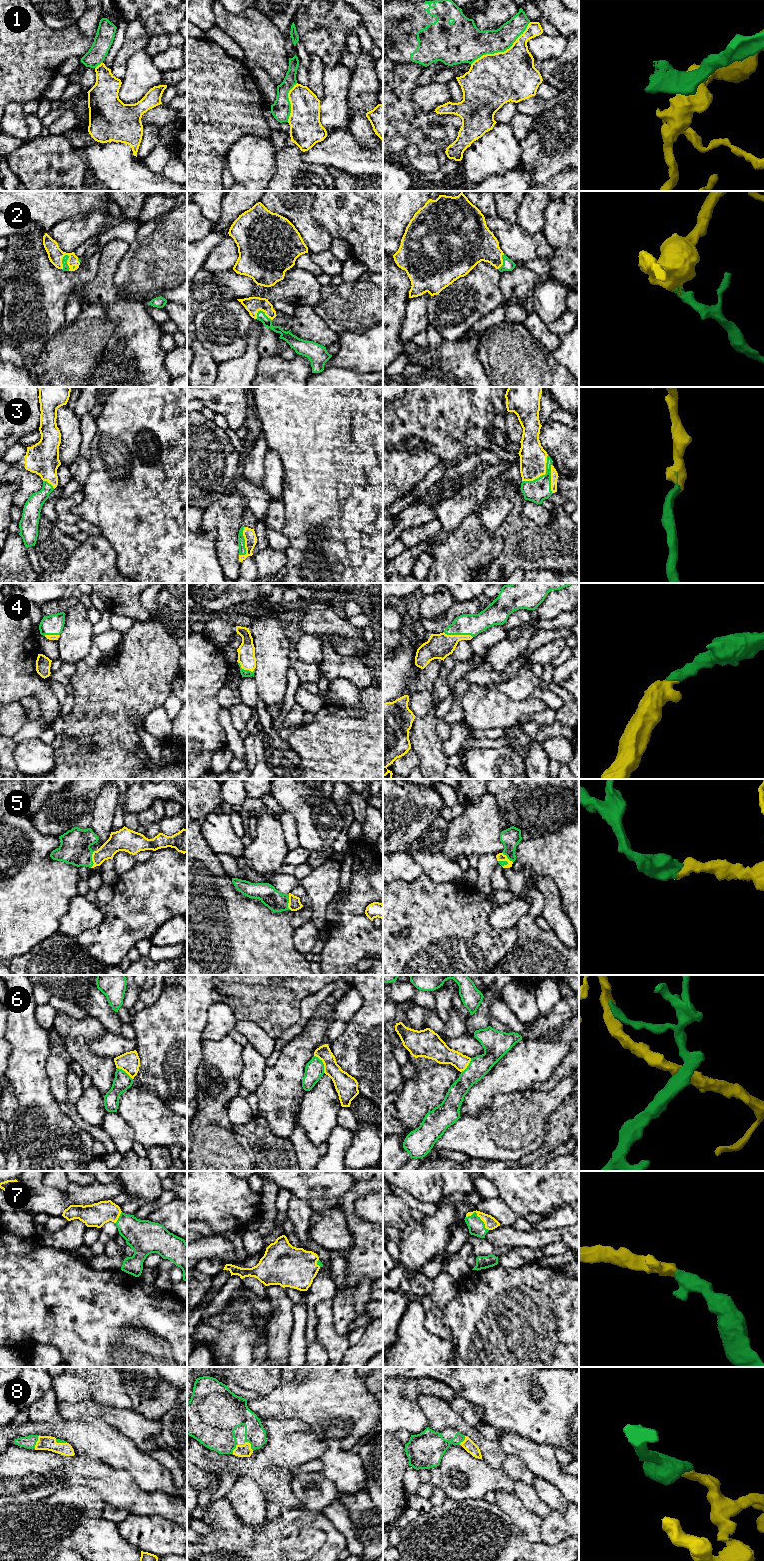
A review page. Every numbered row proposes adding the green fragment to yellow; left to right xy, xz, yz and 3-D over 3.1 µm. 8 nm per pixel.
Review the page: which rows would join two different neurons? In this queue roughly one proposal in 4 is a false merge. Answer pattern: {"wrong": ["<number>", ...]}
{"wrong": ["1", "6"]}

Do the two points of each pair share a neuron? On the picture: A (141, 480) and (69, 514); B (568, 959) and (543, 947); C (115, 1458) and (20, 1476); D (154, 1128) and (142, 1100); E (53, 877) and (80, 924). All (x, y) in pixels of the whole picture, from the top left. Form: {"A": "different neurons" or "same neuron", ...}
{"A": "different neurons", "B": "same neuron", "C": "different neurons", "D": "same neuron", "E": "different neurons"}

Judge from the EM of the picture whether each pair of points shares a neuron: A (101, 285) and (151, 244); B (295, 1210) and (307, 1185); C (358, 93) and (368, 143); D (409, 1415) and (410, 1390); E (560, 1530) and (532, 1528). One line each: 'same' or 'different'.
A: different
B: different
C: same
D: same
E: different

